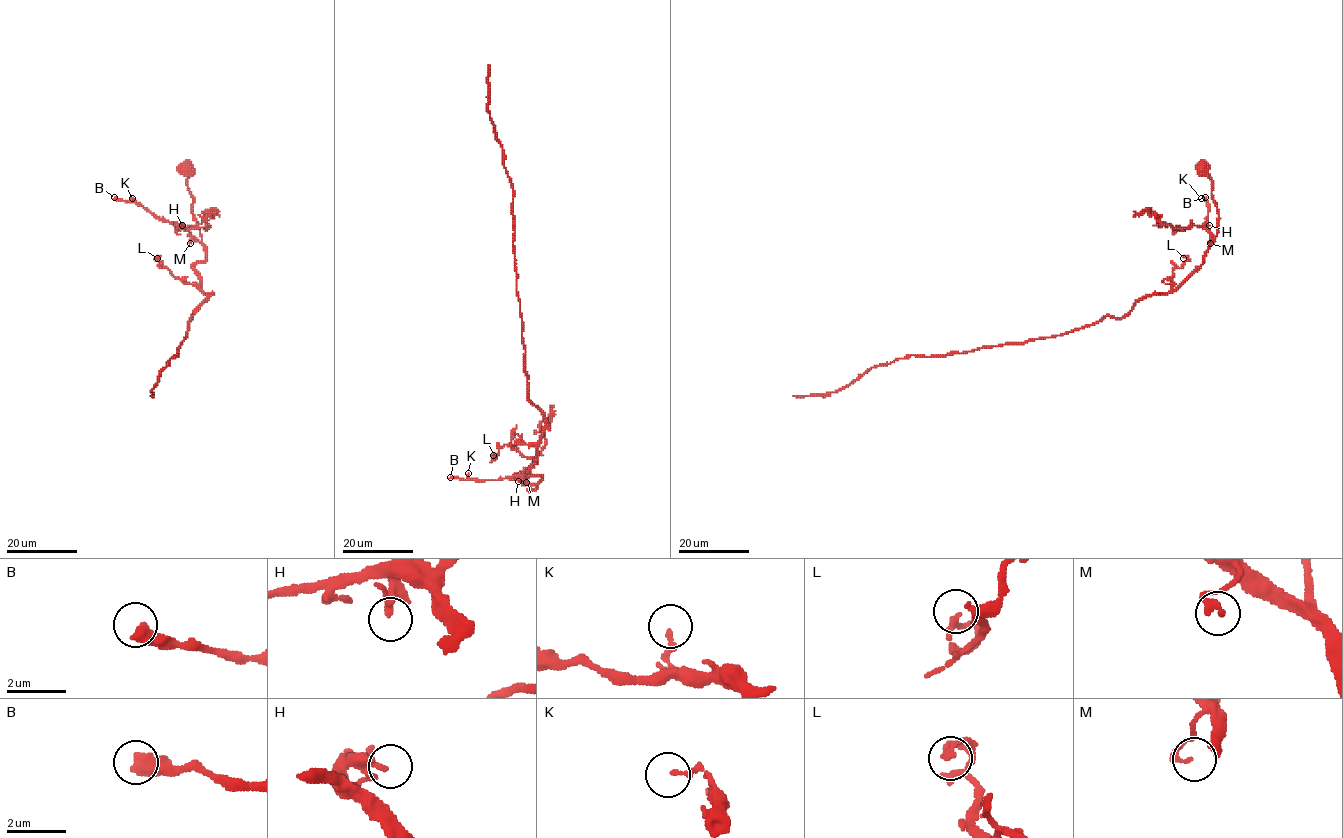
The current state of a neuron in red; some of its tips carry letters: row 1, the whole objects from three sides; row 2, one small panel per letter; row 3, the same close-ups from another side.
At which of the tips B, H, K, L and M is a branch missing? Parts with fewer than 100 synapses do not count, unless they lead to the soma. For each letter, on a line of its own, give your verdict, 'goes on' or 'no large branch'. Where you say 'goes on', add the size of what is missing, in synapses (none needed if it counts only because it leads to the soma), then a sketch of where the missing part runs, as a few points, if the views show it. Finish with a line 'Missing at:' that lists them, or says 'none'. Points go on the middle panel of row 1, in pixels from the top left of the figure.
B: no large branch
H: no large branch
K: no large branch
L: no large branch
M: no large branch
Missing at: none

